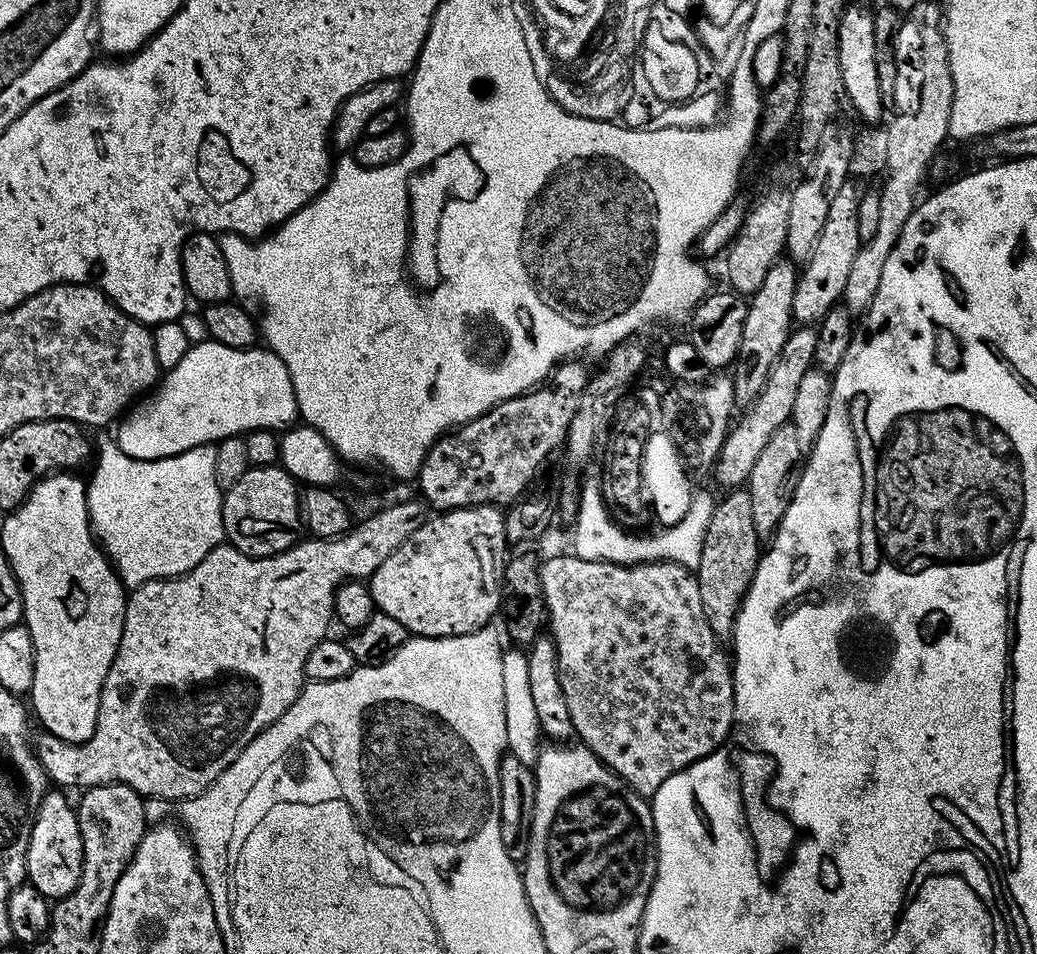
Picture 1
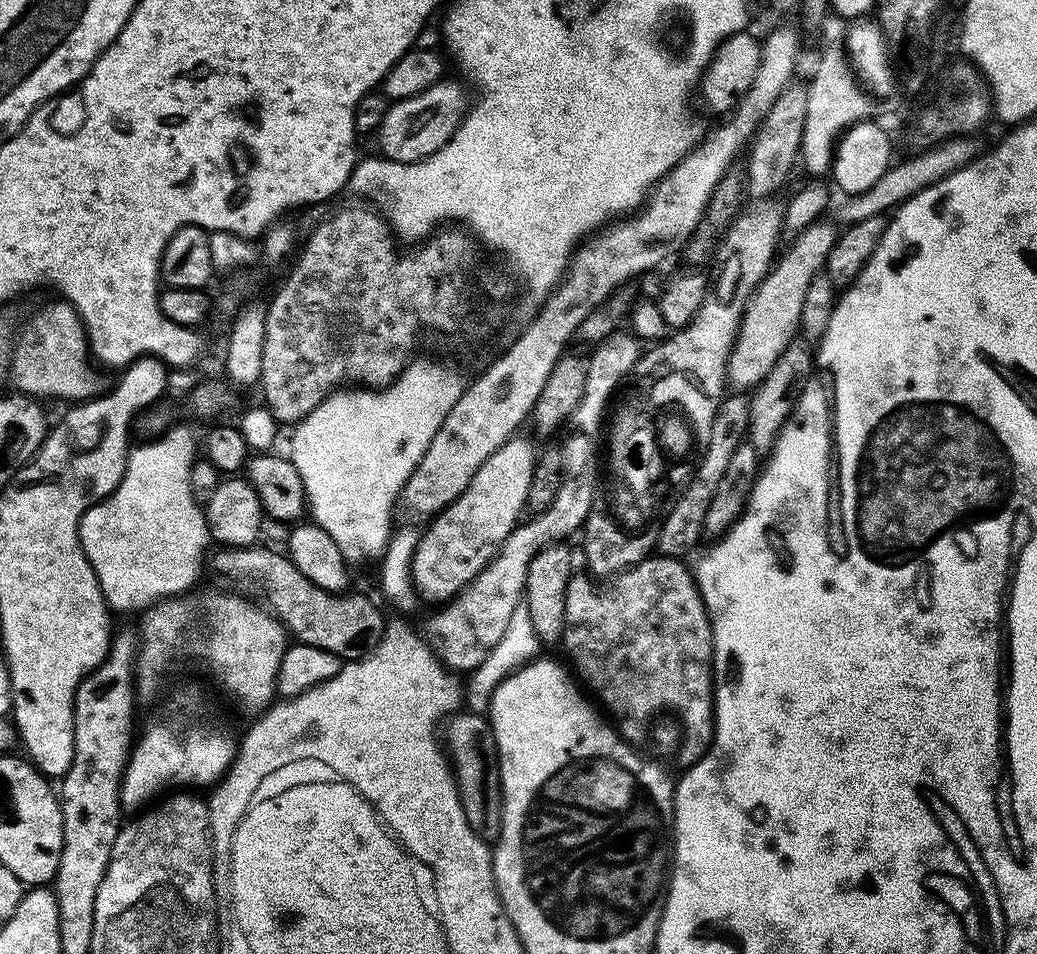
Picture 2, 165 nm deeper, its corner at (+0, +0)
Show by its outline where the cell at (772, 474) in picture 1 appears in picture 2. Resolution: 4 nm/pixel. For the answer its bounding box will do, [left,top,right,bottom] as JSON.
[746,339,814,454]

